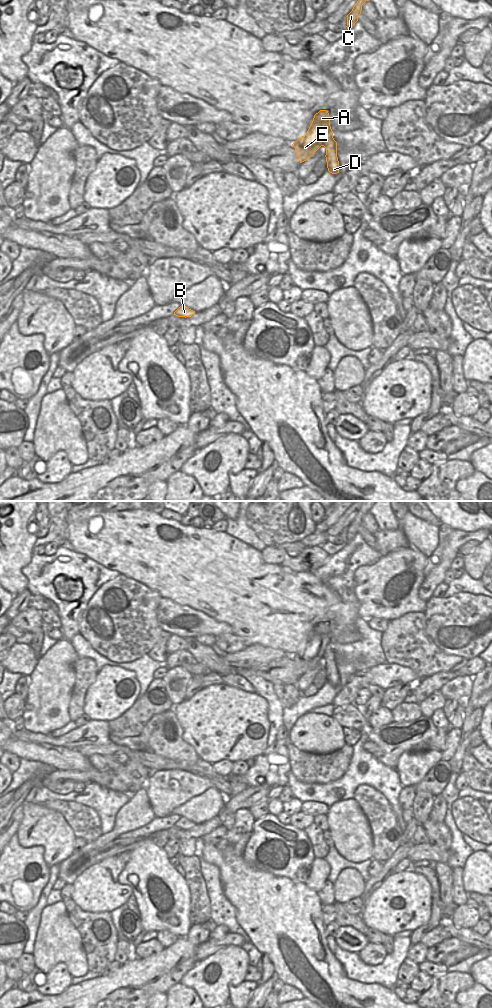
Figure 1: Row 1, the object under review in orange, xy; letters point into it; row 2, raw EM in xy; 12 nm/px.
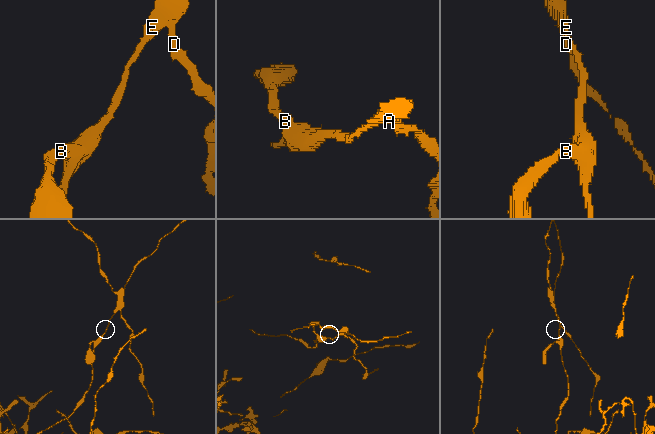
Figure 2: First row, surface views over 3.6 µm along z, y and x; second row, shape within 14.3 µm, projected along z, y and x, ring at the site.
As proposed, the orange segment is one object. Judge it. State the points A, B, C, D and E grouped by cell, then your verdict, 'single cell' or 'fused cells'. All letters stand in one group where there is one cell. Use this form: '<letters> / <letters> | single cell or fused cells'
A B C E / D | fused cells

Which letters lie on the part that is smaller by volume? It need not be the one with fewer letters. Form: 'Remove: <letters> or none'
Remove: D

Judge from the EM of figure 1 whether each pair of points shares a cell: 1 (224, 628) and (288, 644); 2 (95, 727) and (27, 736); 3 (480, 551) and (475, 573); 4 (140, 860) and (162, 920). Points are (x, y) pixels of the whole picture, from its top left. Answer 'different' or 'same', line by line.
1: different
2: same
3: same
4: same

